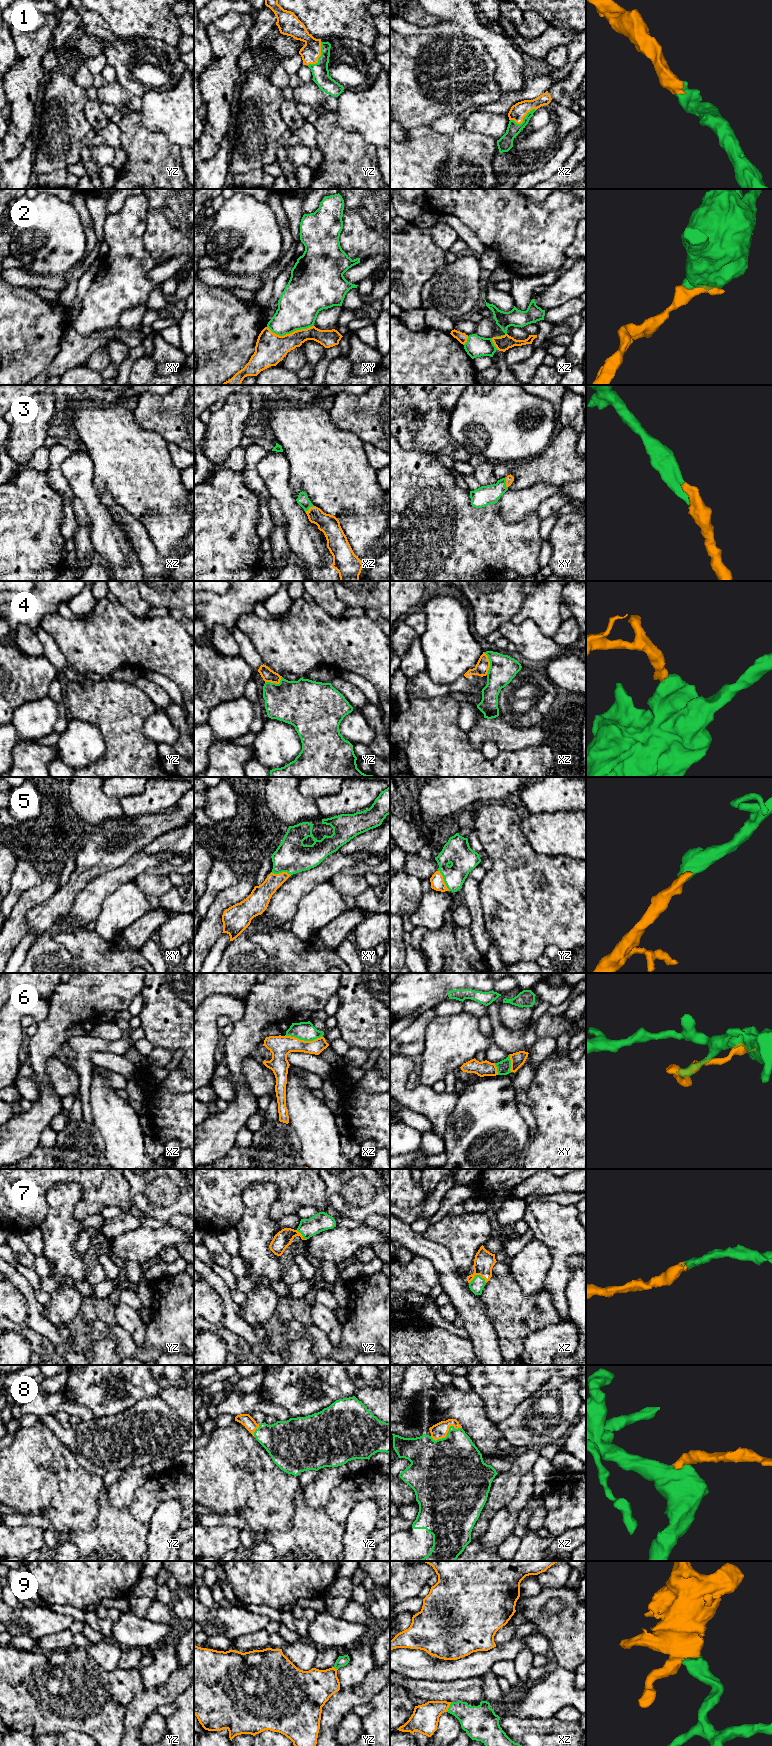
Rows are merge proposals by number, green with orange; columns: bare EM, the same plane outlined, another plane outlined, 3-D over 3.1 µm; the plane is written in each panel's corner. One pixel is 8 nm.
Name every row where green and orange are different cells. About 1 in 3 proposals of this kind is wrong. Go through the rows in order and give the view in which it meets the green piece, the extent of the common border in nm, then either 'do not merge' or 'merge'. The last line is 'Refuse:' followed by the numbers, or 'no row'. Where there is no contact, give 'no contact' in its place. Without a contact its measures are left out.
1: meets green in yz; contact 220 nm long; merge
2: meets green in xy; contact 380 nm long; do not merge
3: meets green in xy; contact 90 nm long; merge
4: meets green in xz; contact 190 nm long; do not merge
5: meets green in yz; contact 190 nm long; merge
6: meets green in xz; contact 300 nm long; do not merge
7: meets green in xz; contact 140 nm long; merge
8: meets green in xz; contact 260 nm long; merge
9: meets green in xz; contact 90 nm long; merge
Refuse: 2, 4, 6

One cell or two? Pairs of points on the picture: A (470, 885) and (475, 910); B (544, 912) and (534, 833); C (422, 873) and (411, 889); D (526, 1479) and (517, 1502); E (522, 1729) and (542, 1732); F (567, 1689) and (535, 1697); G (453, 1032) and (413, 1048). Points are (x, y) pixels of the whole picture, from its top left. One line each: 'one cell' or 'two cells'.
A: one cell
B: two cells
C: two cells
D: one cell
E: one cell
F: one cell
G: two cells

